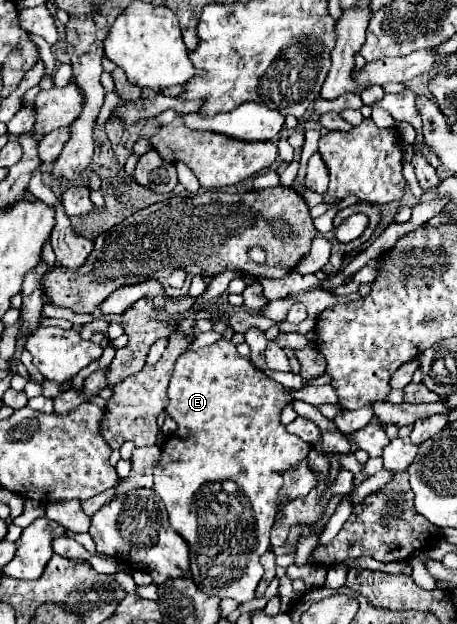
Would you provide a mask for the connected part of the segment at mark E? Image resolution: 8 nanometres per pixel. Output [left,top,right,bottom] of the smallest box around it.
[152,339,310,603]

